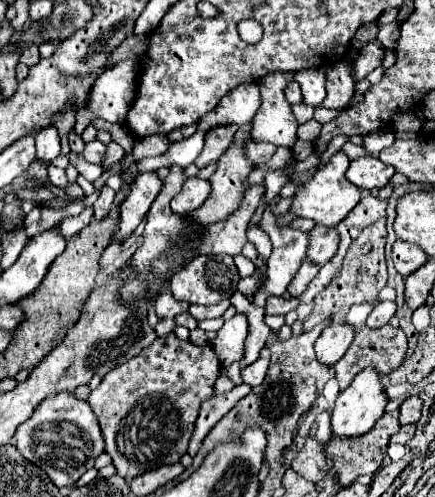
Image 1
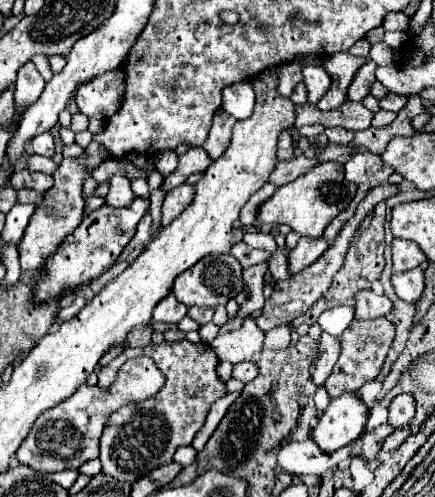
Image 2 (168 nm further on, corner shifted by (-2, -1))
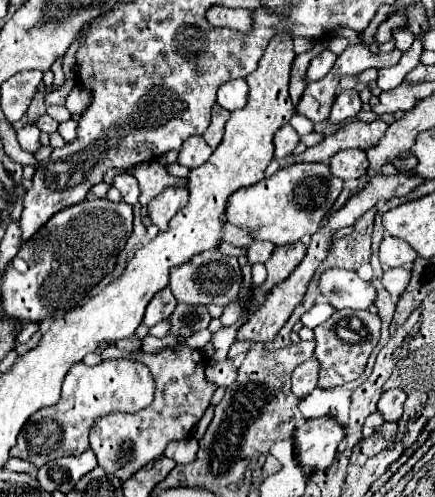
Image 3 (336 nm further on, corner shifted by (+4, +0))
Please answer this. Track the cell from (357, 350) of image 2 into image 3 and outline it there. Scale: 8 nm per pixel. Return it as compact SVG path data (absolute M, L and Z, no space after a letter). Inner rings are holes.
M336 311L332 319L322 323L316 333L316 359L320 361L320 377L318 377L318 387L320 389L334 389L344 383L350 383L358 379L364 369L366 361L380 341L380 325L382 321L378 319L376 313L370 311Z

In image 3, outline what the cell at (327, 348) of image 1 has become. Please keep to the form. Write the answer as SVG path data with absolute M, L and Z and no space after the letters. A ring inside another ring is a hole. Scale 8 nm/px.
M316 357L308 359L306 363L302 363L294 373L292 373L292 391L298 399L304 399L318 381L318 373L320 373L320 363Z

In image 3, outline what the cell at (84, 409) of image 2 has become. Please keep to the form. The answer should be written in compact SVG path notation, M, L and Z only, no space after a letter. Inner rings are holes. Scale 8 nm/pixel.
M110 359L96 367L86 367L76 363L70 367L62 383L62 399L54 407L44 407L36 411L22 427L18 443L10 449L10 457L32 461L36 467L50 463L66 455L80 455L88 449L88 433L92 425L114 411L140 411L152 403L154 397L154 377L144 363L130 359Z

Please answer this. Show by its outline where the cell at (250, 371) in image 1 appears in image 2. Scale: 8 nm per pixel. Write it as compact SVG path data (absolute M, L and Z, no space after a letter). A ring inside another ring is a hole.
M240 362L240 364L234 364L234 370L232 370L232 378L240 380L240 382L250 382L258 376L258 368L254 362Z

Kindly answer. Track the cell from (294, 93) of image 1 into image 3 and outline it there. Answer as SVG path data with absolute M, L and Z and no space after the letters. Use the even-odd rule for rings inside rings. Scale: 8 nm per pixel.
M314 45L312 51L308 51L308 53L304 53L304 55L298 55L298 57L294 59L294 63L292 63L292 73L290 73L290 97L292 97L292 103L294 103L294 105L300 101L300 95L304 93L304 89L306 89L306 85L308 85L308 83L306 83L306 67L308 67L310 59L312 59L314 55L318 55L322 49L324 49L324 45Z

